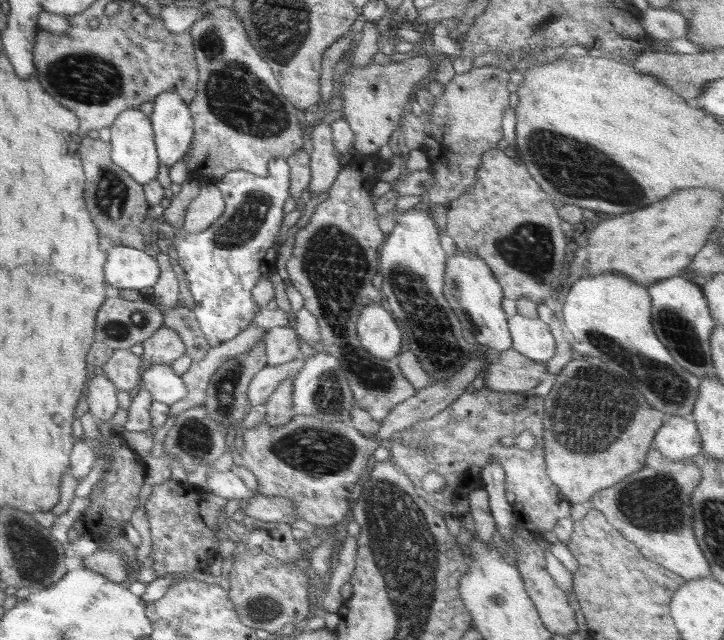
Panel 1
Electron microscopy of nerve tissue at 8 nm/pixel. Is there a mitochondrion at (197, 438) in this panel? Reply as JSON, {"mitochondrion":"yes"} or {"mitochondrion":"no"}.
{"mitochondrion":"yes"}

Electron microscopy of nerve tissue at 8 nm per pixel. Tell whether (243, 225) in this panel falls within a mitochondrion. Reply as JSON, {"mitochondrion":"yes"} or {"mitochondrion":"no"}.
{"mitochondrion":"yes"}

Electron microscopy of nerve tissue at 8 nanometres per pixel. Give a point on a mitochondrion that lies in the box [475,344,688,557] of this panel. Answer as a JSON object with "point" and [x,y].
{"point":[584,438]}

